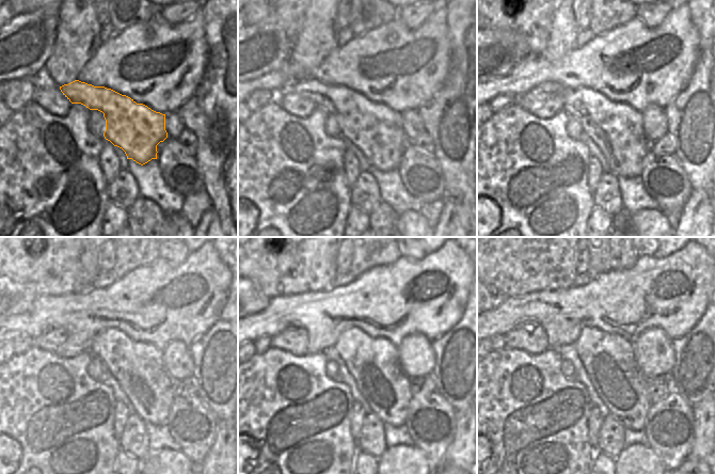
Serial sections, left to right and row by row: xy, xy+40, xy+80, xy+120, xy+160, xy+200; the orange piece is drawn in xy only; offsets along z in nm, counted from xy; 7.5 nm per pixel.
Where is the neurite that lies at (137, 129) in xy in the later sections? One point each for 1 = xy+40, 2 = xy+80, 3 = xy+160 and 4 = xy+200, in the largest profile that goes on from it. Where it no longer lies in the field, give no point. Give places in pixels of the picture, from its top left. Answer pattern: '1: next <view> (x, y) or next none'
1: next xy+40 (376, 129)
2: next xy+80 (617, 129)
3: next xy+160 (374, 363)
4: next xy+200 (608, 359)

